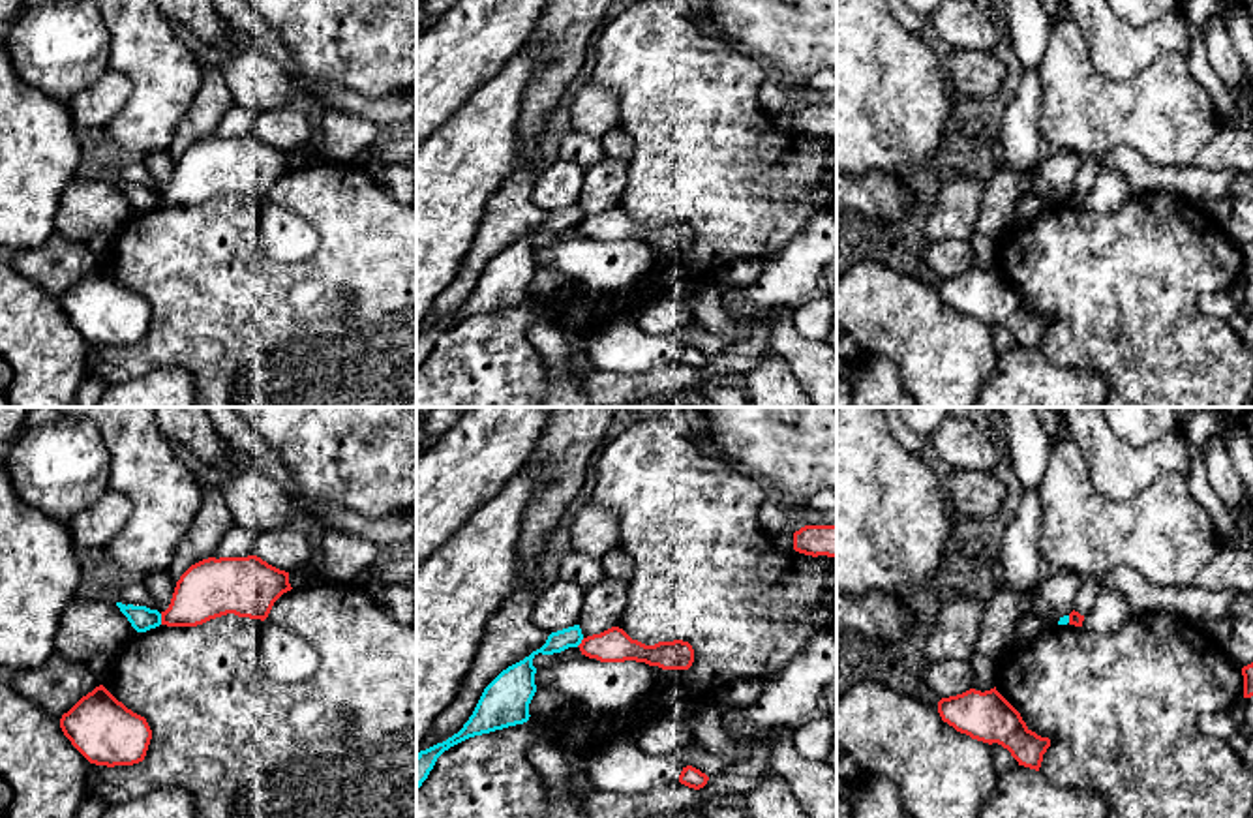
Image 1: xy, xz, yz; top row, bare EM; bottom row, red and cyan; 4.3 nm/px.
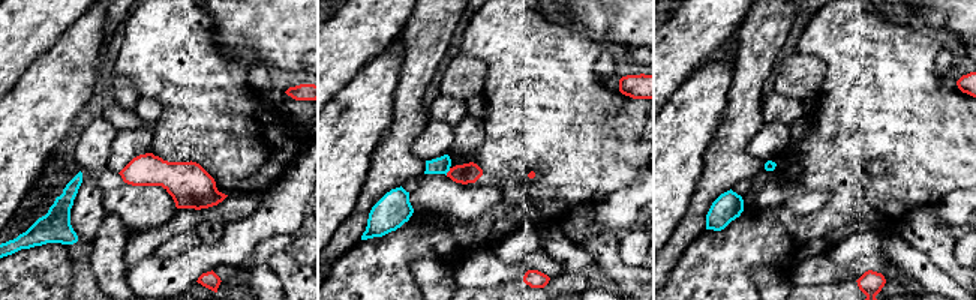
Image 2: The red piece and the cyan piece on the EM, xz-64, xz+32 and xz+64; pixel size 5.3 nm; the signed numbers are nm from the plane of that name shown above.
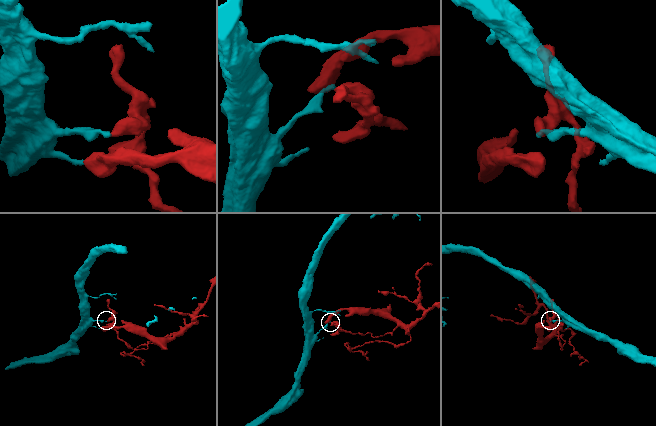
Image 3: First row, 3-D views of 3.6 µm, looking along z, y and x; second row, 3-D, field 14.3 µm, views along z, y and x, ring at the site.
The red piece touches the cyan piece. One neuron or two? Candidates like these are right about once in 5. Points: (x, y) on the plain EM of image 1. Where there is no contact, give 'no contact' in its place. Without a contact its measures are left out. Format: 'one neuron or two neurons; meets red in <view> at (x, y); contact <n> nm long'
two neurons; meets red in xy at (162, 199); contact 50 nm long

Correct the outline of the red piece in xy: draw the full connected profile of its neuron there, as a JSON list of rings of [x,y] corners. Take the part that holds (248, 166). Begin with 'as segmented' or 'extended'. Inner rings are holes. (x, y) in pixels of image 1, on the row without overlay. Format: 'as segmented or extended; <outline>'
as segmented; [[[257,135],[208,137],[191,144],[180,156],[169,188],[161,191],[161,204],[197,206],[227,193],[264,201],[274,182],[291,169],[289,152],[268,144]]]

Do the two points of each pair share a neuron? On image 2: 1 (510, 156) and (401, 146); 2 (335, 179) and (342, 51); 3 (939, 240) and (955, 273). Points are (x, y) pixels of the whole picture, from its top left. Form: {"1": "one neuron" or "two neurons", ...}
{"1": "two neurons", "2": "two neurons", "3": "one neuron"}

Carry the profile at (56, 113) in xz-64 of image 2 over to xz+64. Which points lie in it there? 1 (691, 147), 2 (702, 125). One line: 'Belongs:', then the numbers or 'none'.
Belongs: 1, 2

